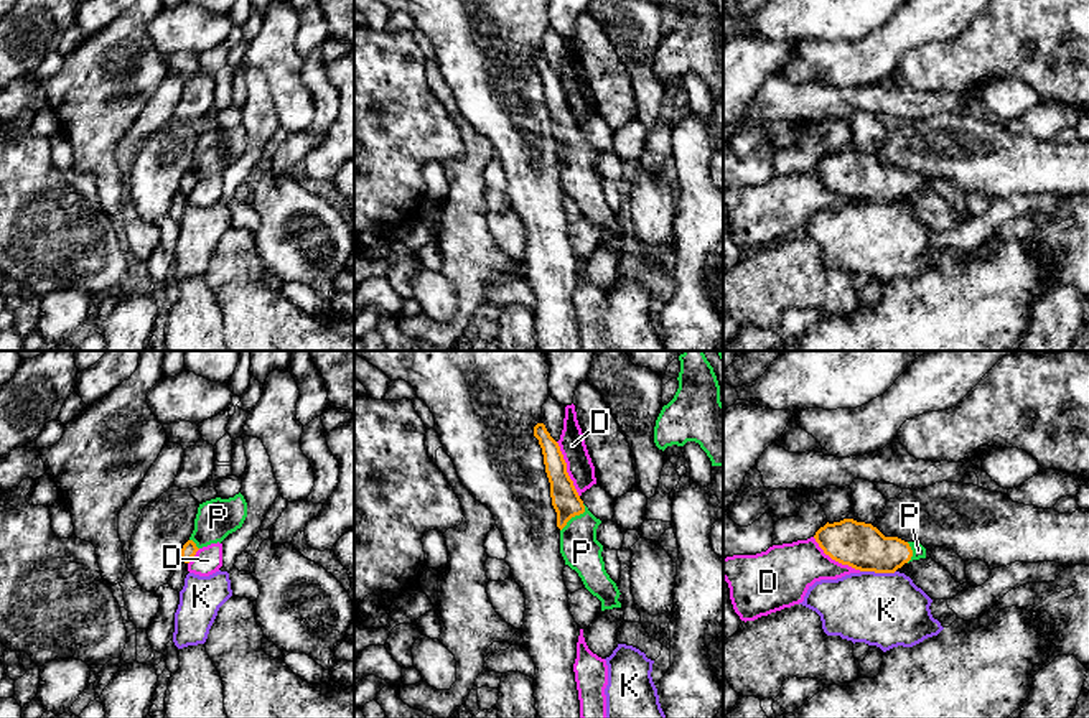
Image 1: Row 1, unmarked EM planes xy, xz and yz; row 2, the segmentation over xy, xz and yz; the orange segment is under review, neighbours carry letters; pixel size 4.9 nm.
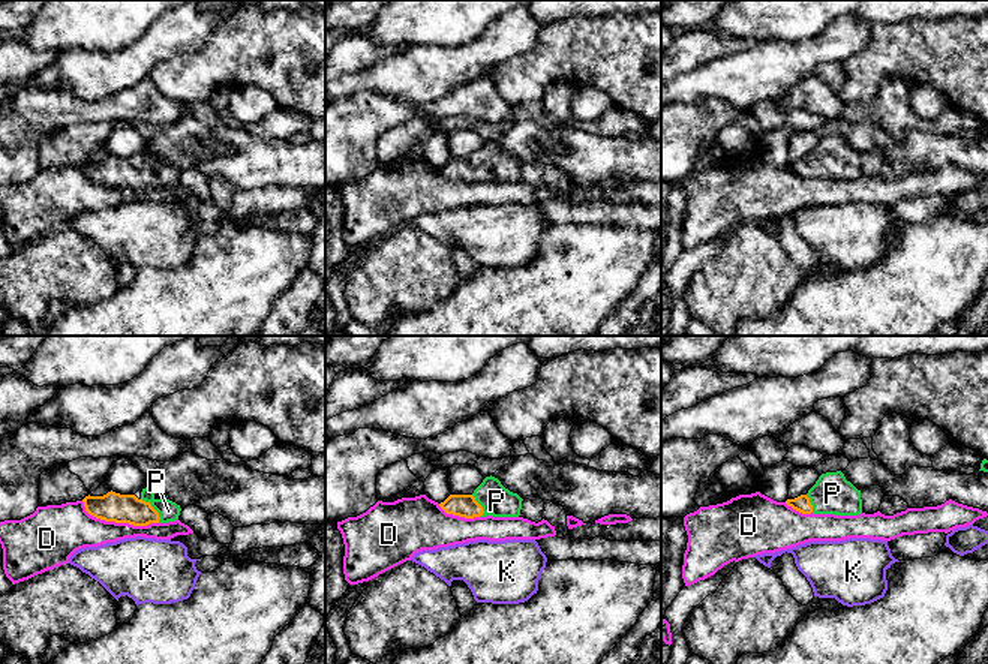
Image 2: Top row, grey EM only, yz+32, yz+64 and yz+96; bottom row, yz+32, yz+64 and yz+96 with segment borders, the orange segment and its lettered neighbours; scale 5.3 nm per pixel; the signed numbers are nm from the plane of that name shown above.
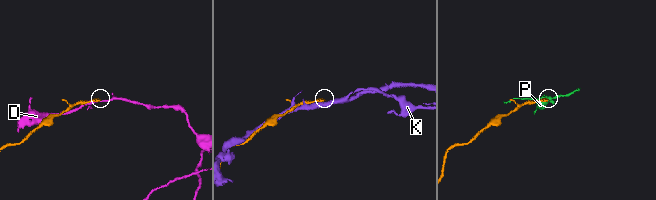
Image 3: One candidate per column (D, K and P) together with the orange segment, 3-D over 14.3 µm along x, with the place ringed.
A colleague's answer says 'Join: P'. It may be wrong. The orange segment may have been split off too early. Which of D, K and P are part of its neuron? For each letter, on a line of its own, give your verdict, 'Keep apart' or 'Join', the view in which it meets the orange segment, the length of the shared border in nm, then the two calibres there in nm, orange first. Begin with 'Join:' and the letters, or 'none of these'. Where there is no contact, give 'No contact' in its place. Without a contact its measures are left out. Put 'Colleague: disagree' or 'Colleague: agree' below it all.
Join: P
D: Keep apart. Touches orange in xz. Shared border 300 nm. Thickness 140 nm (orange) against 130 nm
K: Keep apart. Touches orange in yz. Shared border 180 nm. Thickness 220 nm (orange) against 360 nm
P: Join. Touches orange in xz. Shared border 180 nm. Thickness 140 nm (orange) against 190 nm
Colleague: agree

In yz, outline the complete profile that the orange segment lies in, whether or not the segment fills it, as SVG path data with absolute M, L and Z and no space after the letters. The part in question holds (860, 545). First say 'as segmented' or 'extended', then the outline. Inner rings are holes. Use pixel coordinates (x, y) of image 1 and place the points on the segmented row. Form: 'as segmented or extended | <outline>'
extended | M853 519L827 522L814 538L832 560L860 571L895 573L904 563L926 558L919 542L885 537L872 524Z

